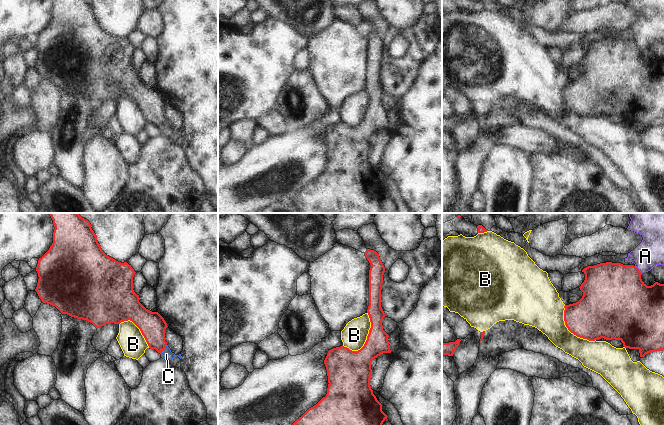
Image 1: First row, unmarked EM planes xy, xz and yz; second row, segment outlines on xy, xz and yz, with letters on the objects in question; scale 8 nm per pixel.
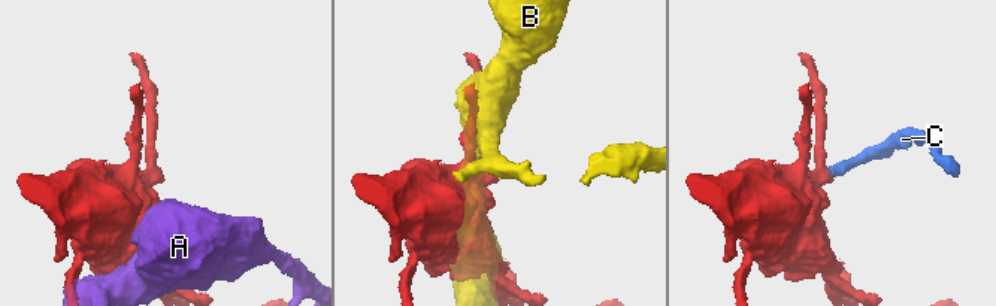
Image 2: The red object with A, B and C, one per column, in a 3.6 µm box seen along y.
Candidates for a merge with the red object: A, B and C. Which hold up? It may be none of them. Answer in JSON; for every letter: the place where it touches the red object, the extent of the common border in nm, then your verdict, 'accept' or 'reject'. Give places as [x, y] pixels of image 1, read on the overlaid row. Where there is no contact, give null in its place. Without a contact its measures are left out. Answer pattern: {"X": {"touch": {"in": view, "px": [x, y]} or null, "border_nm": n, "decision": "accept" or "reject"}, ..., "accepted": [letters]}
{"A": {"touch": {"in": "yz", "px": [638, 269]}, "border_nm": 80, "decision": "reject"}, "B": {"touch": {"in": "xz", "px": [367, 338]}, "border_nm": 340, "decision": "reject"}, "C": {"touch": {"in": "xy", "px": [164, 348]}, "border_nm": 90, "decision": "accept"}, "accepted": ["C"]}

